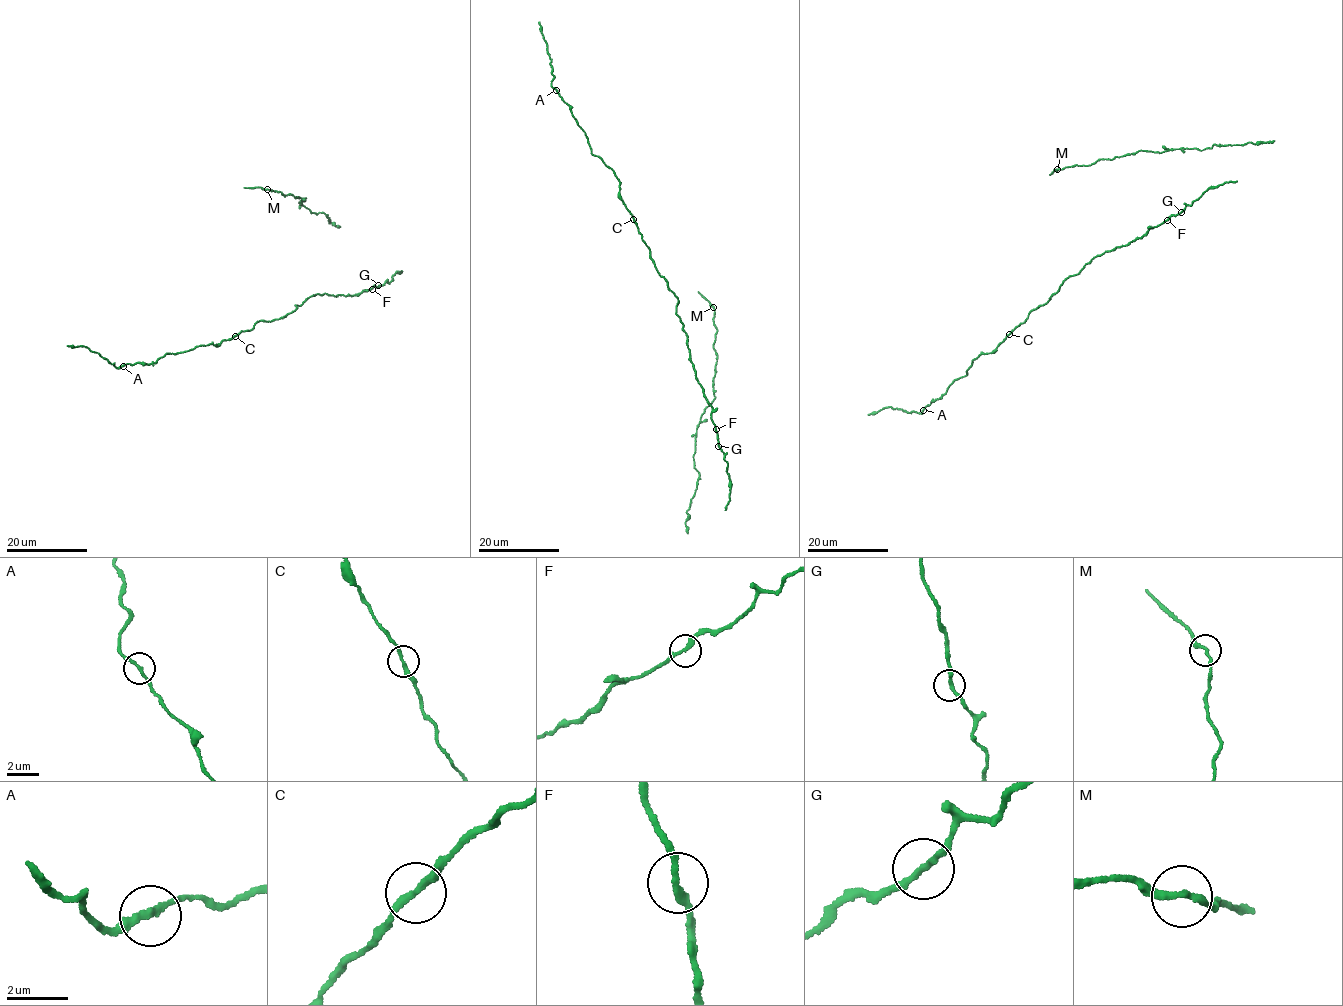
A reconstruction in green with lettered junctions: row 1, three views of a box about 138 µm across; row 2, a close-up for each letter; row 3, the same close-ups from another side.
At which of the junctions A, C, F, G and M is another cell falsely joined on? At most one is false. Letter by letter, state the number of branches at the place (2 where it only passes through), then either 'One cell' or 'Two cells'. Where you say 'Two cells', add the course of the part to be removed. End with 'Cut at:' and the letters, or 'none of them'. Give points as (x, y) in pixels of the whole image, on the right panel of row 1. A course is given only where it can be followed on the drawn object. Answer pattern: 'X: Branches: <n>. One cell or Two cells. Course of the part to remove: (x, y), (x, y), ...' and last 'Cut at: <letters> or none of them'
A: Branches: 2. One cell
C: Branches: 2. One cell
F: Branches: 2. One cell
G: Branches: 2. One cell
M: Branches: 2. One cell
Cut at: none of them

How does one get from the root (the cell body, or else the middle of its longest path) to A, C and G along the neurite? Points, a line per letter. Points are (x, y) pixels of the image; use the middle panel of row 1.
A: (707, 402), (676, 313), (676, 296), (657, 270), (621, 199), (619, 180), (591, 153), (585, 131), (556, 90)
C: (707, 402), (690, 360), (686, 332), (676, 313), (676, 296), (657, 270), (633, 219)
G: (707, 402), (712, 410), (718, 446)

